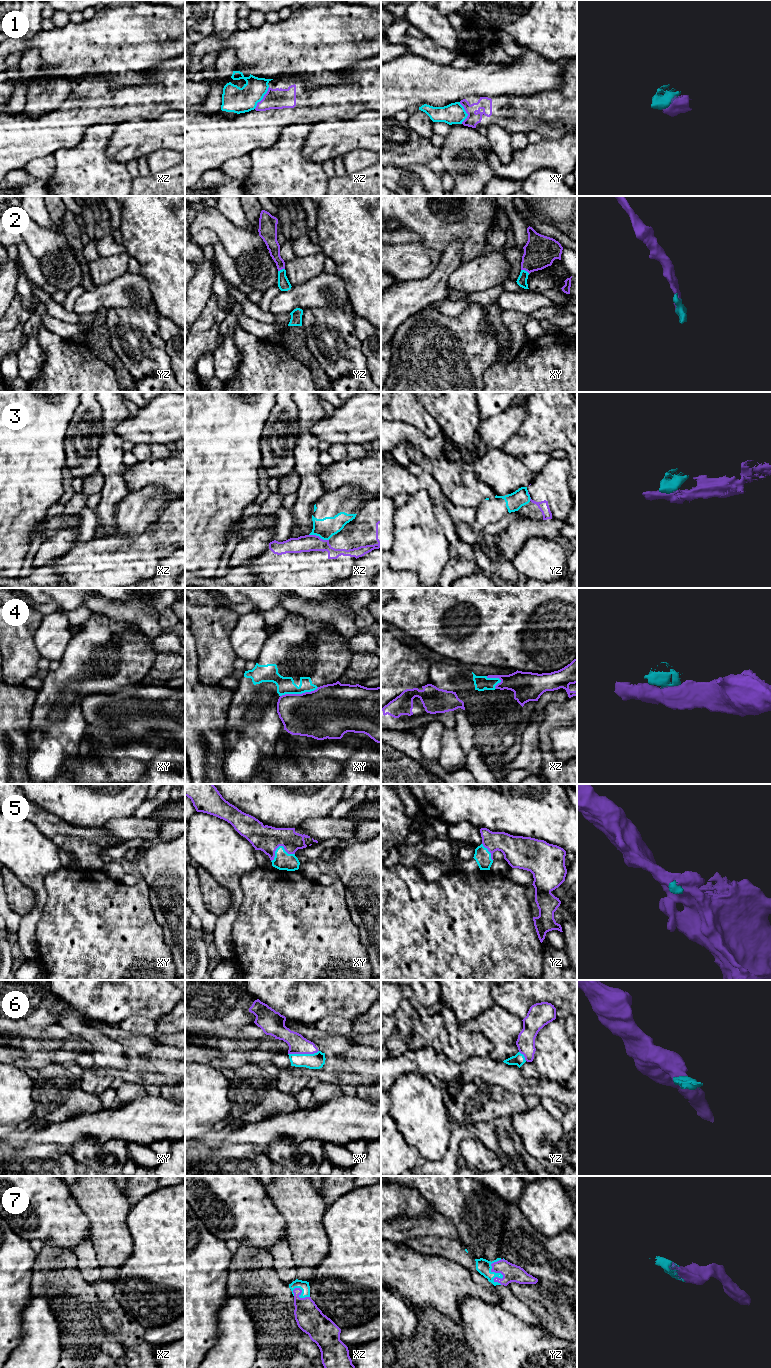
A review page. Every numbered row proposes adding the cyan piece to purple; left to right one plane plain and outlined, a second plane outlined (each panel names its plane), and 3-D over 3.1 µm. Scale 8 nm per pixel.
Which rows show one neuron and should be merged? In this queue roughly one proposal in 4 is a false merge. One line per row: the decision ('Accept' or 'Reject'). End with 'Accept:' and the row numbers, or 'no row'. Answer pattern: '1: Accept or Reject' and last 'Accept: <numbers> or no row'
1: Reject
2: Accept
3: Reject
4: Reject
5: Accept
6: Accept
7: Accept
Accept: 2, 5, 6, 7

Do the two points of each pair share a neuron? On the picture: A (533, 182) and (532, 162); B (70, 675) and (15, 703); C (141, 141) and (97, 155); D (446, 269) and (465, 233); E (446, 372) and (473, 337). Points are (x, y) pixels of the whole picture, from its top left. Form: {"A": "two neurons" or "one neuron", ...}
{"A": "two neurons", "B": "two neurons", "C": "two neurons", "D": "two neurons", "E": "one neuron"}

